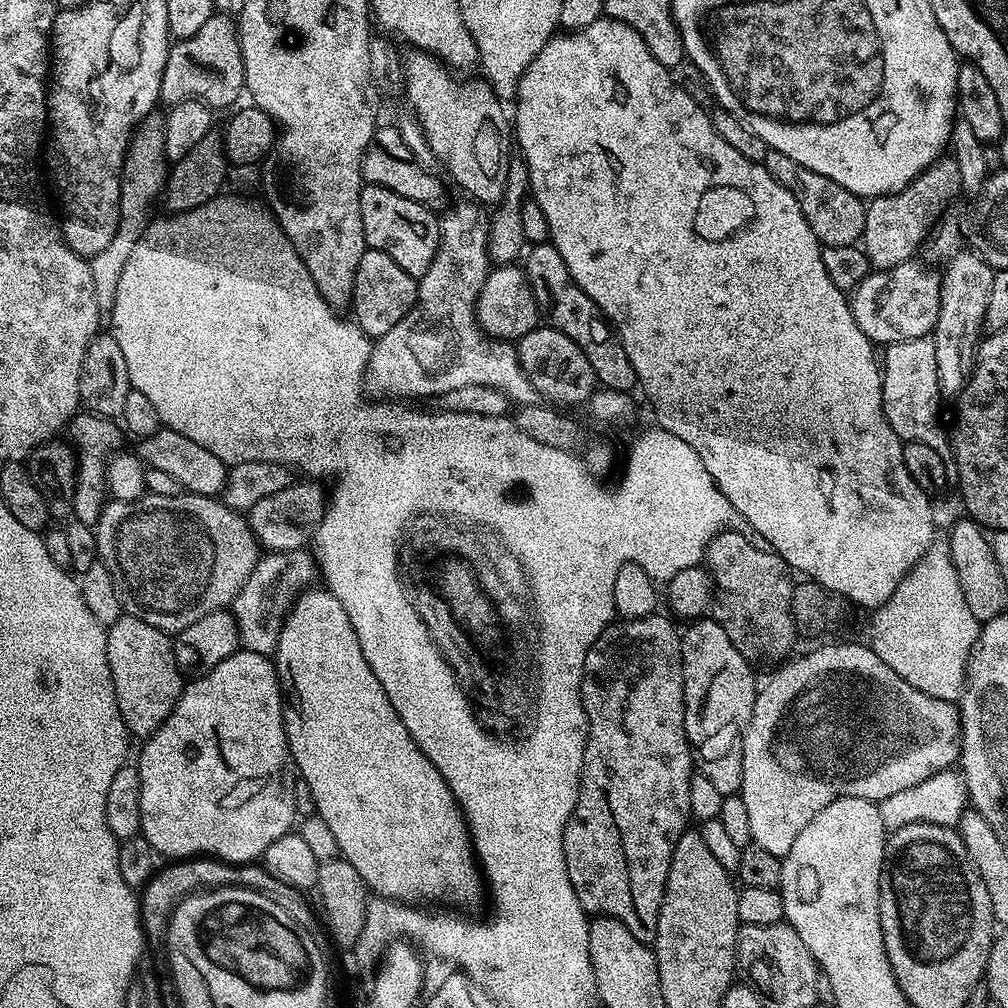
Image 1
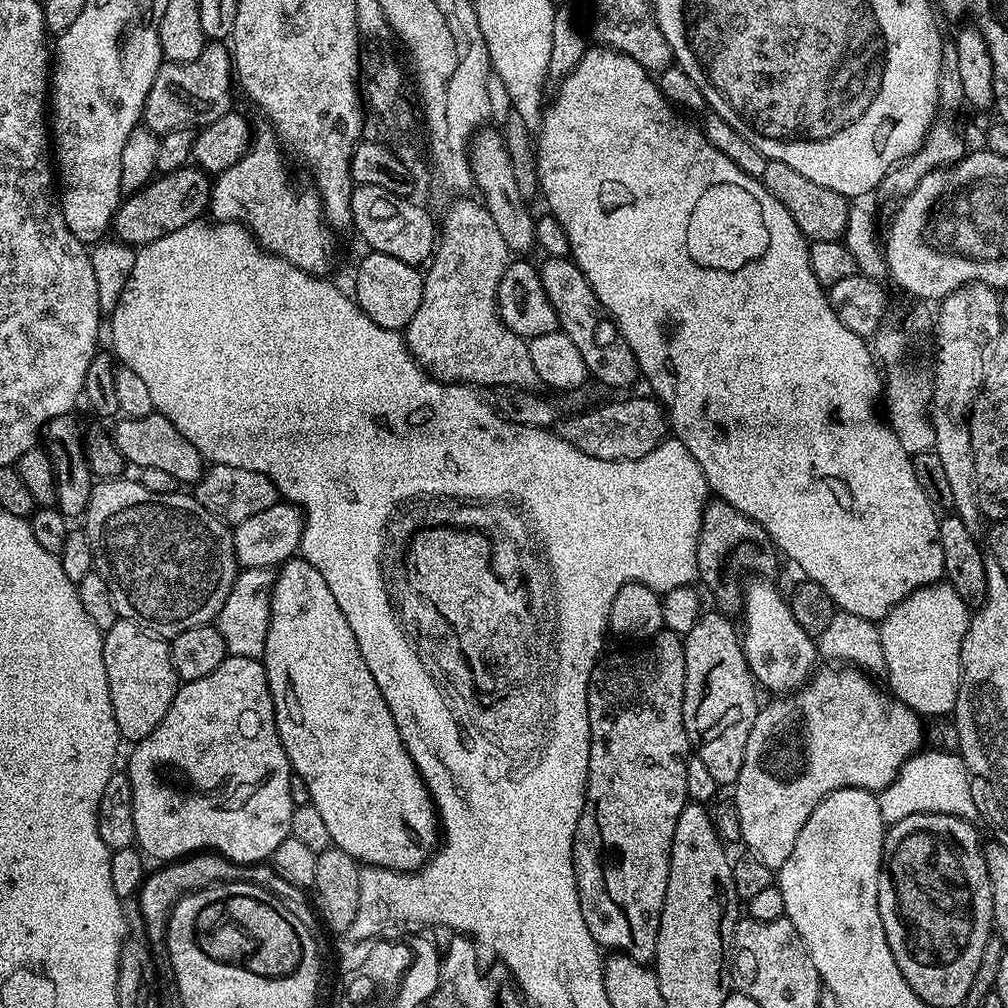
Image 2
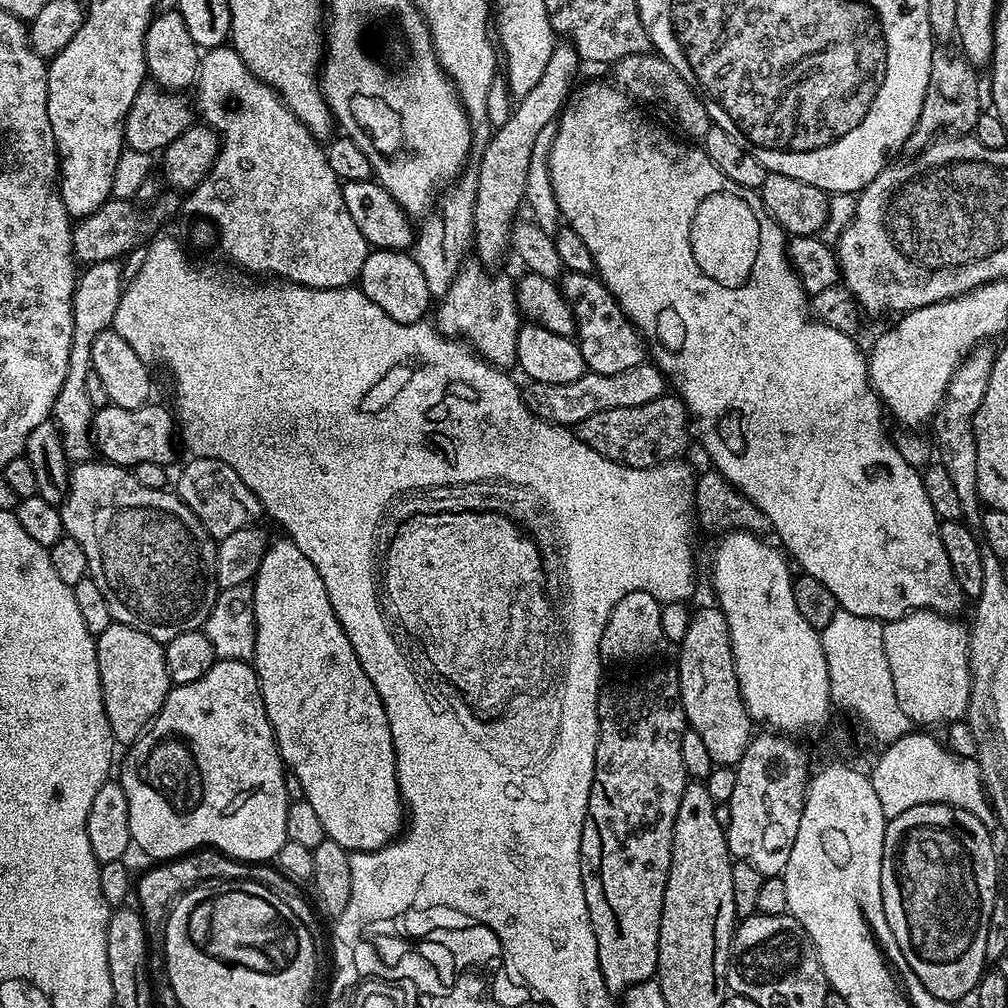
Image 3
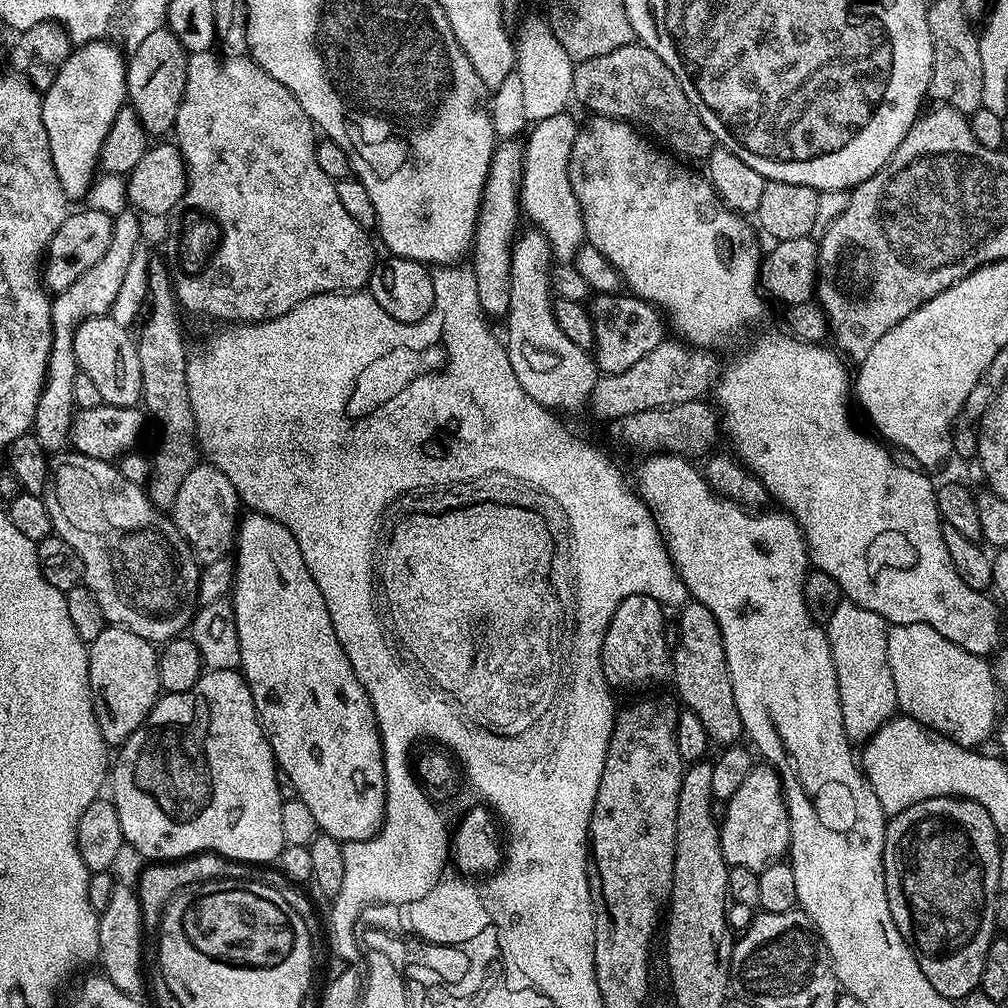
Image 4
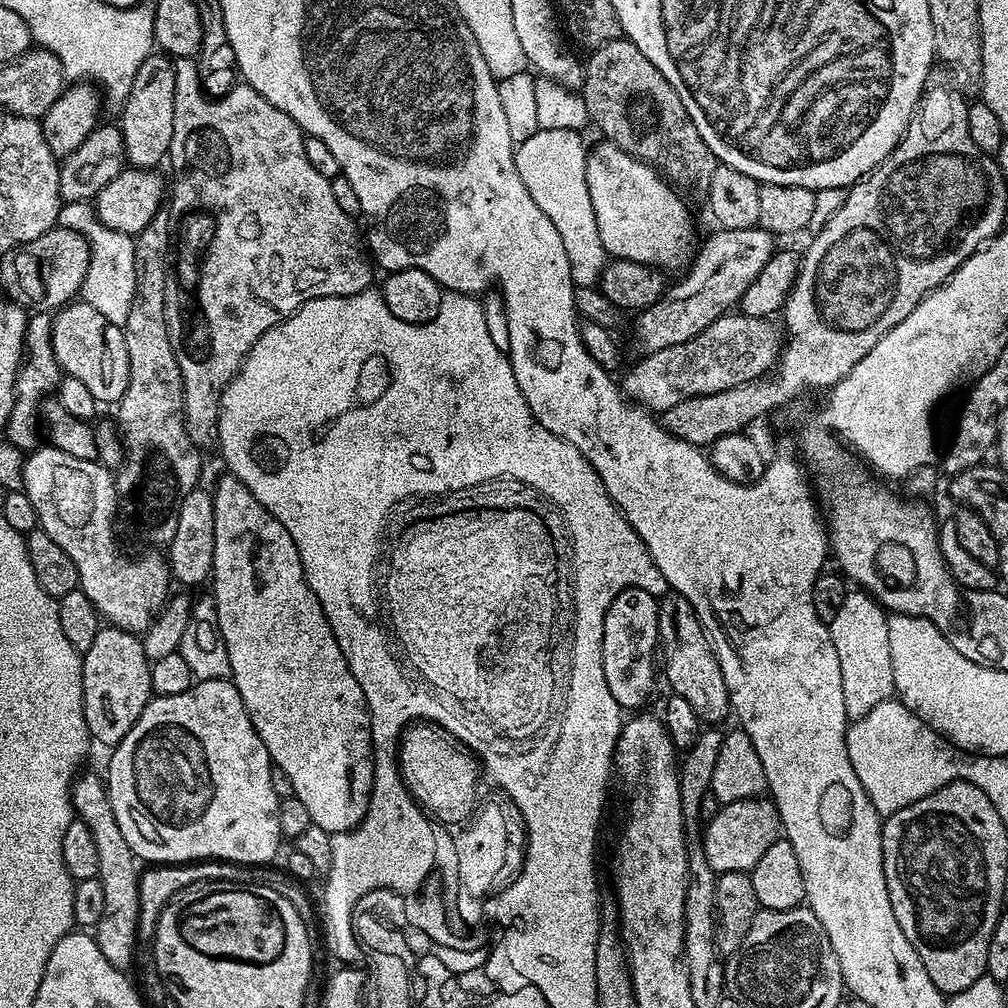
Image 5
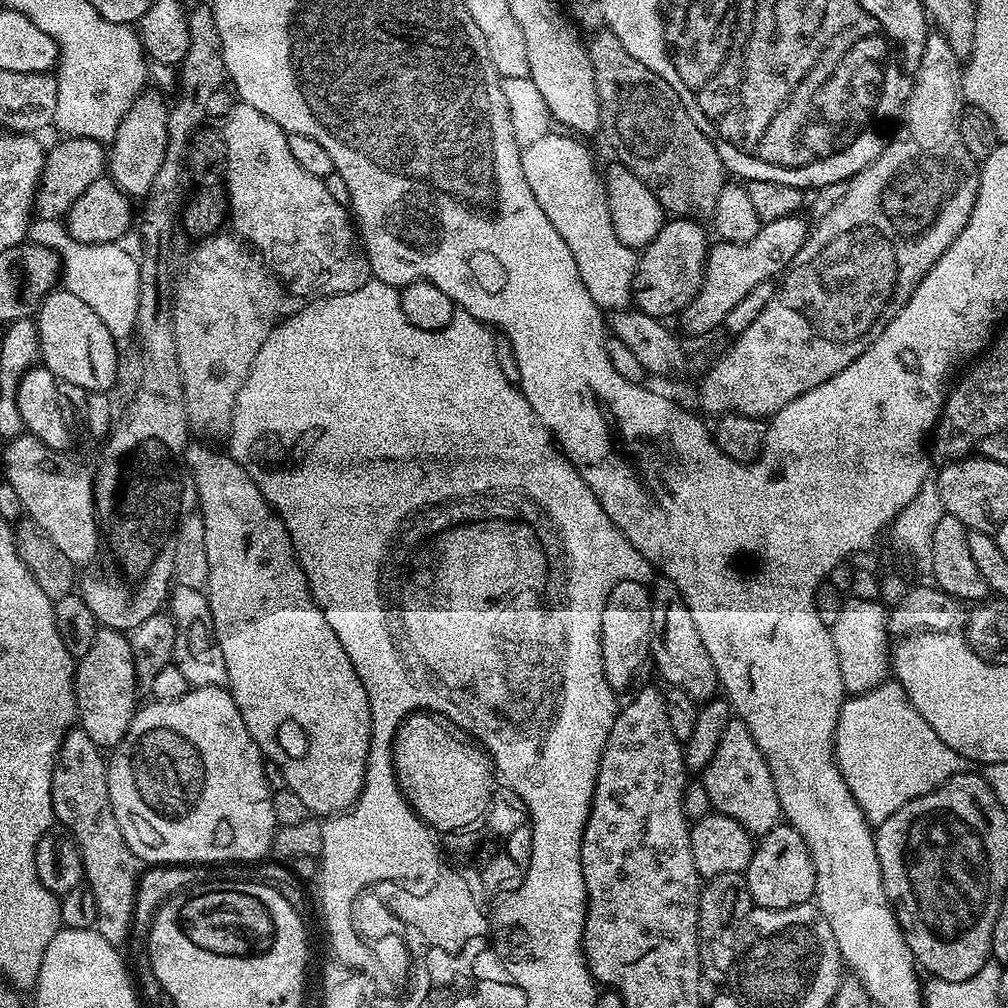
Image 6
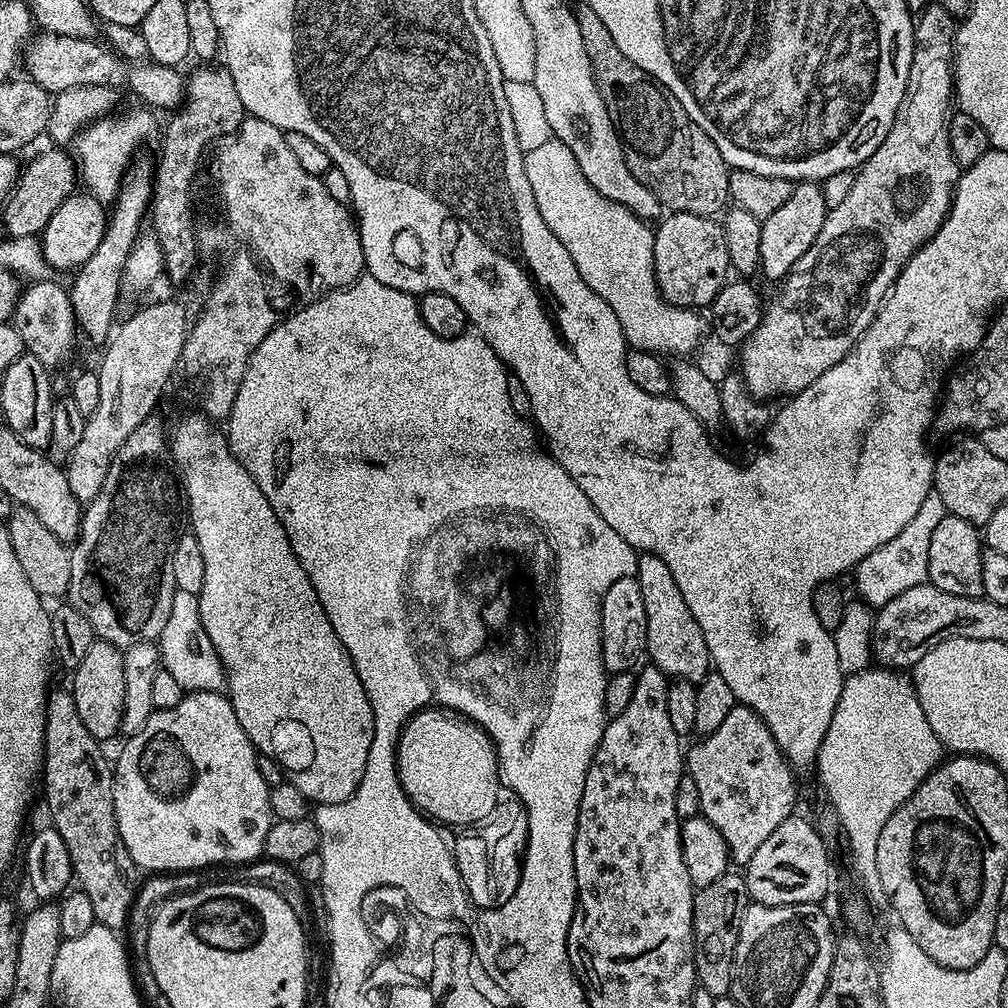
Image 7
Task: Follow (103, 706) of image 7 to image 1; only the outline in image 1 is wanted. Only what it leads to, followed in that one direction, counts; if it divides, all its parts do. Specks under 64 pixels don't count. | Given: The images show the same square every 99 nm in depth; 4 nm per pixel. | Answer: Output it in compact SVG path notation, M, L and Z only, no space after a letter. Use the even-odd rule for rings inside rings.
M121 614L113 624L107 625L106 631L106 658L122 722L133 737L153 736L174 710L186 683L185 677L180 677L180 668L176 665L173 637L161 628L150 626L150 622L142 622L142 618L127 614Z

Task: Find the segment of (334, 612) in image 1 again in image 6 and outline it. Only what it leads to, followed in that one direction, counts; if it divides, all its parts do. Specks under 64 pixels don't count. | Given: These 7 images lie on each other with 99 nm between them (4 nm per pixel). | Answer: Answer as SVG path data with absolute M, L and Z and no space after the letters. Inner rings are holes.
M189 447L186 453L188 469L196 479L196 498L199 515L204 518L206 526L206 562L210 562L210 574L206 585L206 595L210 614L214 622L214 634L218 638L218 646L222 646L222 658L226 658L226 674L228 675L227 689L231 692L238 710L242 714L242 722L246 722L246 730L254 738L267 759L278 762L282 774L286 774L288 786L296 791L298 798L307 806L309 813L316 818L327 818L348 811L356 803L364 785L364 775L368 765L368 751L372 741L372 719L370 718L370 698L366 694L366 686L362 686L362 678L358 678L358 670L354 670L354 662L346 658L346 650L342 650L342 642L338 642L338 634L330 630L330 622L326 622L326 614L308 590L308 576L302 566L296 561L296 551L292 545L290 534L286 526L280 521L275 508L268 503L268 499L258 490L254 478L246 474L246 470L231 455L223 451L215 452L215 447Z

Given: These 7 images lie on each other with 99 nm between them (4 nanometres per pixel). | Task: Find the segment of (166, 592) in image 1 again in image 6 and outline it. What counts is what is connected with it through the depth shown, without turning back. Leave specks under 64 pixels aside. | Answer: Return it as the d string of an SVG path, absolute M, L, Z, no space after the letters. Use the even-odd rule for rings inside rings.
M22 434L7 441L4 447L4 476L14 486L27 519L32 520L70 558L70 562L83 566L97 559L100 534L96 526L96 494L94 476L80 464L71 460L71 455L50 450L38 438Z

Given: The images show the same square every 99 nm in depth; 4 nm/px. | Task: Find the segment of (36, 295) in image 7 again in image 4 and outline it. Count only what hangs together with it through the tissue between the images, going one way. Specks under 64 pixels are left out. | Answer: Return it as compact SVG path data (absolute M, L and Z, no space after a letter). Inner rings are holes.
M111 315L95 316L78 326L74 334L74 358L86 378L94 381L104 403L119 408L134 408L141 403L142 366L138 366L138 350L133 333L118 325Z

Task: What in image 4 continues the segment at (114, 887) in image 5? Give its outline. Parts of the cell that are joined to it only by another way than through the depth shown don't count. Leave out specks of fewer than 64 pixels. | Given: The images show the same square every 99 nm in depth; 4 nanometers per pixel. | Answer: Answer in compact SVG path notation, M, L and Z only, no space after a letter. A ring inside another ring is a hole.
M118 886L110 897L110 906L99 913L98 942L100 954L98 964L101 964L103 975L108 977L122 994L139 997L144 988L144 919L140 909L140 898L136 895L135 887Z

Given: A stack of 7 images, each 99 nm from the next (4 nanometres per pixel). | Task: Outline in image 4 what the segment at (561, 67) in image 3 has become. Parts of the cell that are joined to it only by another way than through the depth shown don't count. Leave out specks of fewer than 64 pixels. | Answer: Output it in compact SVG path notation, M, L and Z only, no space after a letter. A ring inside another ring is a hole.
M504 138L497 143L480 201L480 212L476 215L470 267L472 280L478 285L480 310L488 318L507 317L510 310L512 249L518 236L516 223L520 220L520 183L524 180L524 148L520 142L516 138Z

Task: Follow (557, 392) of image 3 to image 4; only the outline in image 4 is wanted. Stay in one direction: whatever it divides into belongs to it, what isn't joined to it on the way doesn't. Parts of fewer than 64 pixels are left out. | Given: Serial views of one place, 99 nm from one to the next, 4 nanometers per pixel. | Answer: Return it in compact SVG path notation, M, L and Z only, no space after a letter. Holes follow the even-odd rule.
M668 338L663 344L654 346L654 350L650 350L650 354L645 354L639 362L634 362L630 370L622 370L622 374L601 375L592 391L590 409L598 419L611 422L626 418L626 414L638 414L642 410L704 400L707 392L709 395L715 389L721 371L722 364L716 361L712 350Z

